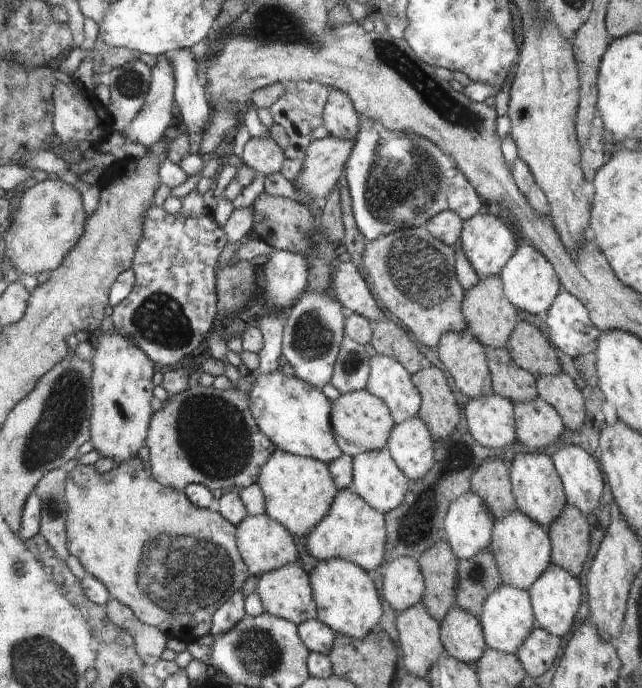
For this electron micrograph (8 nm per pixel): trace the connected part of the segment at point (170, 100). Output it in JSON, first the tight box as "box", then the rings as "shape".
{"box":[124,55,174,147],"shape":[[[165,55],[151,68],[151,82],[138,116],[124,130],[127,142],[139,142],[147,147],[171,131],[174,106],[174,70]]]}

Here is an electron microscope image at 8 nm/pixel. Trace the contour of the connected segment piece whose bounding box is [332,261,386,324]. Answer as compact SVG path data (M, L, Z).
M352 261L337 262L332 272L332 290L336 292L338 301L347 313L359 314L372 324L386 320L366 285L366 280Z

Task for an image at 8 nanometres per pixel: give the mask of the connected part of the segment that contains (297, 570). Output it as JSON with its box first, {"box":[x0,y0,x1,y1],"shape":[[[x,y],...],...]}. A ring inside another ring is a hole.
{"box":[255,561,318,625],"shape":[[[298,561],[262,574],[255,590],[260,596],[260,602],[262,602],[265,611],[276,618],[283,618],[295,625],[317,619],[318,608],[314,602],[309,573],[302,568]]]}

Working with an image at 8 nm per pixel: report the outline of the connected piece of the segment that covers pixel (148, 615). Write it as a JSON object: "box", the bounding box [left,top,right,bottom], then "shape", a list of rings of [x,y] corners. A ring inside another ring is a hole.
{"box":[65,456,248,638],"shape":[[[134,456],[134,458],[126,460],[126,462],[122,462],[120,466],[112,468],[105,474],[98,473],[94,465],[81,465],[78,462],[75,468],[67,472],[65,496],[66,534],[68,538],[67,547],[69,554],[76,556],[82,563],[82,566],[84,566],[95,579],[100,580],[100,582],[106,586],[111,598],[128,606],[128,608],[134,612],[134,616],[139,619],[144,619],[150,625],[158,626],[160,630],[162,630],[160,624],[154,624],[154,620],[162,620],[160,616],[166,614],[166,618],[170,620],[170,626],[172,626],[172,628],[176,626],[176,620],[178,620],[178,622],[180,622],[180,630],[182,630],[186,636],[192,636],[192,638],[206,637],[206,635],[211,632],[212,615],[214,612],[216,612],[224,602],[229,601],[234,592],[238,592],[238,590],[242,591],[248,579],[248,567],[240,556],[236,544],[237,526],[230,524],[230,521],[226,520],[218,513],[215,507],[203,509],[194,506],[190,500],[188,500],[184,491],[160,485],[152,476],[150,463],[140,460],[138,456]]]}

